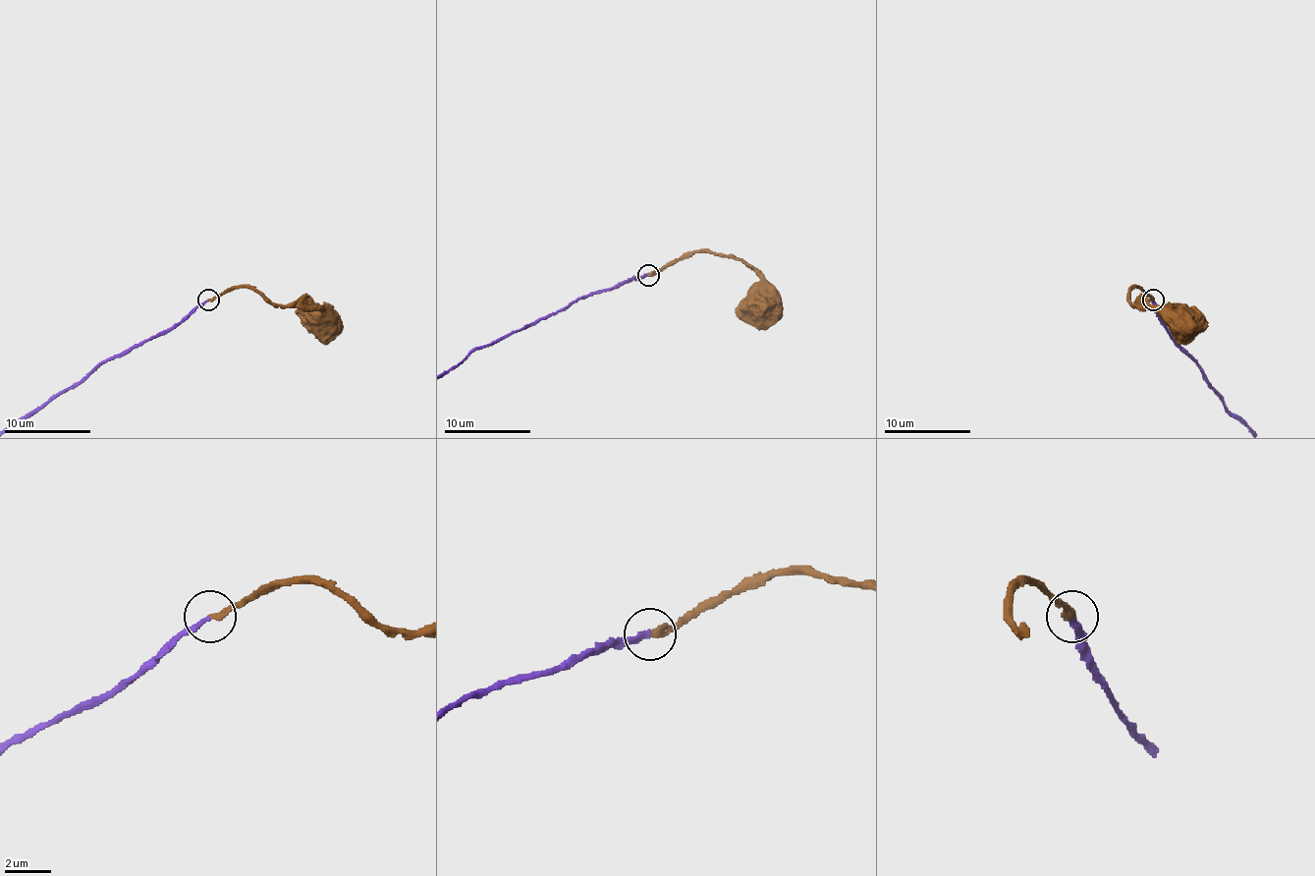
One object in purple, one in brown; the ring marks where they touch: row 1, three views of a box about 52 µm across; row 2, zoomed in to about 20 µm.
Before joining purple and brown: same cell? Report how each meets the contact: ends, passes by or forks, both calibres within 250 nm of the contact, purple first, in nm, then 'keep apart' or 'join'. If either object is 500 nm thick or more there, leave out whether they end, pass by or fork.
purple ends; brown ends; calibres 220 and 280 nm; join

